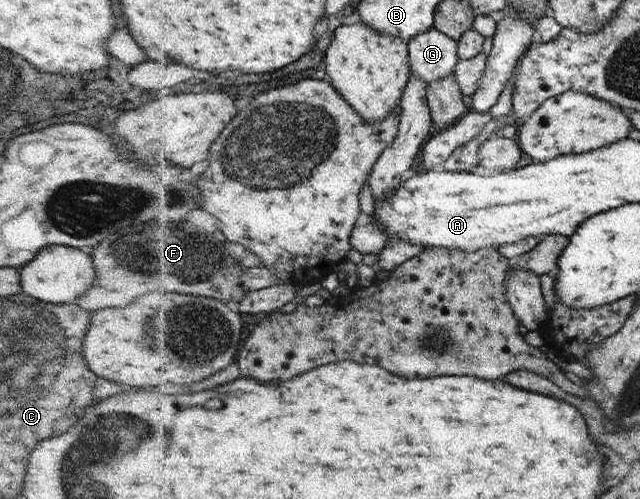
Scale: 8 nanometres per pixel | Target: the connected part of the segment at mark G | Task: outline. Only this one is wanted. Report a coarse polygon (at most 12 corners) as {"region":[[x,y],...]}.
{"region":[[434,28],[409,39],[411,75],[427,86],[454,73],[457,42]]}

